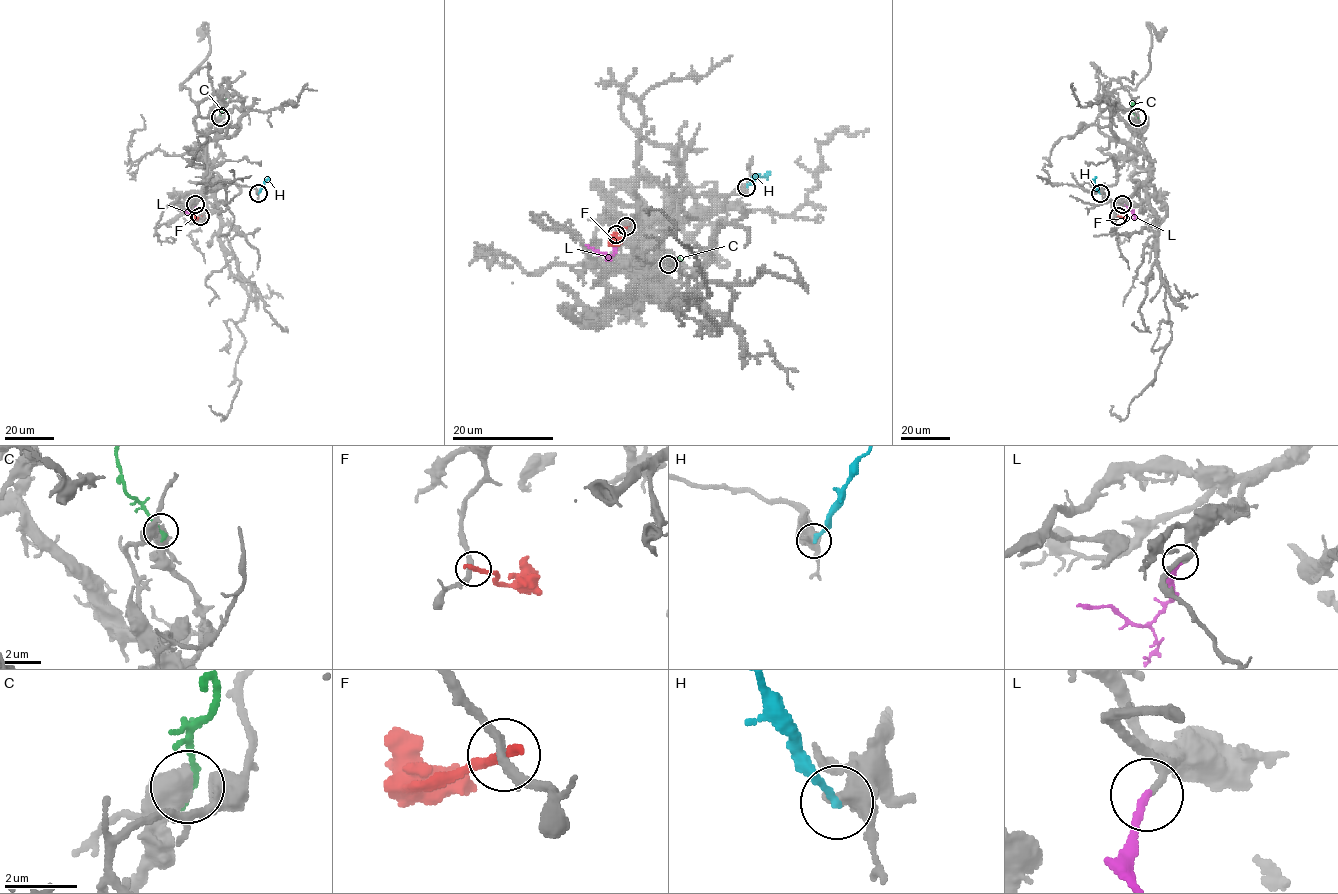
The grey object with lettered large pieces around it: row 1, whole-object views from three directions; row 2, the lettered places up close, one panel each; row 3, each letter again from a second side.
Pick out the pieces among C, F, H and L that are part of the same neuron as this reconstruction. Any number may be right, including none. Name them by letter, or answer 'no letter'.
L

